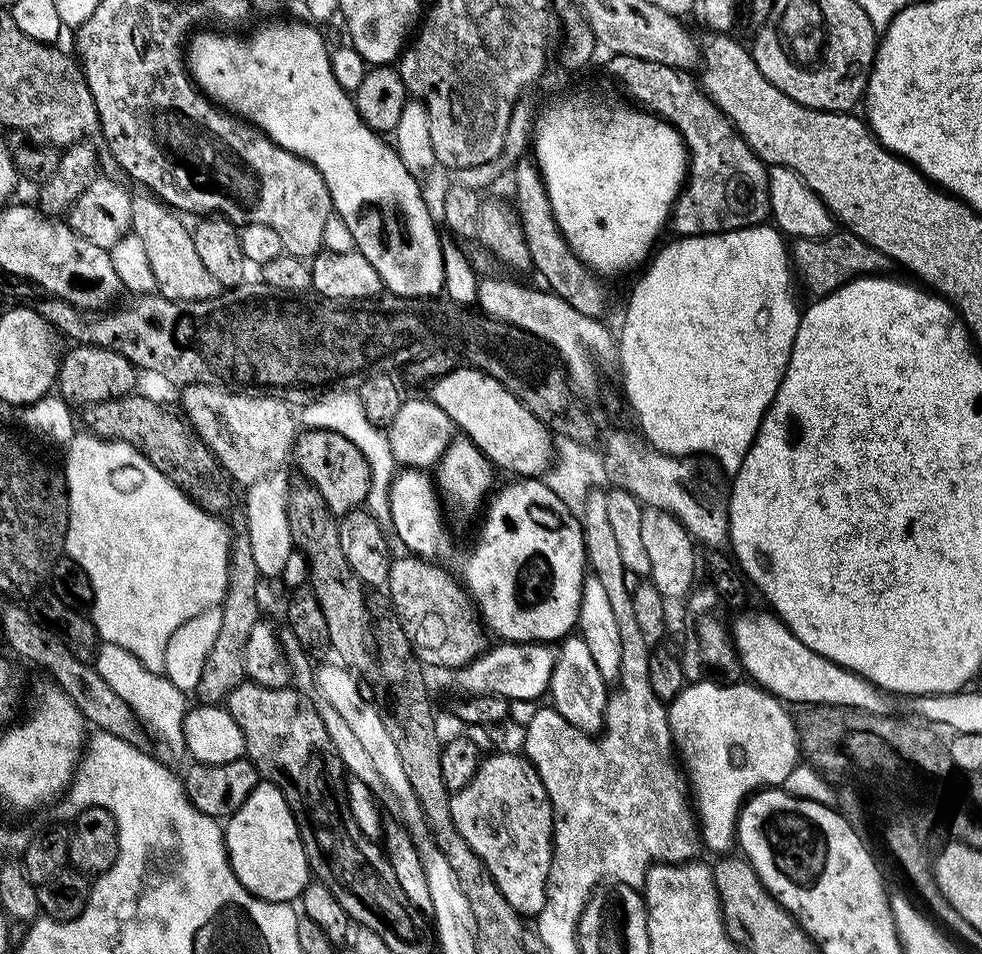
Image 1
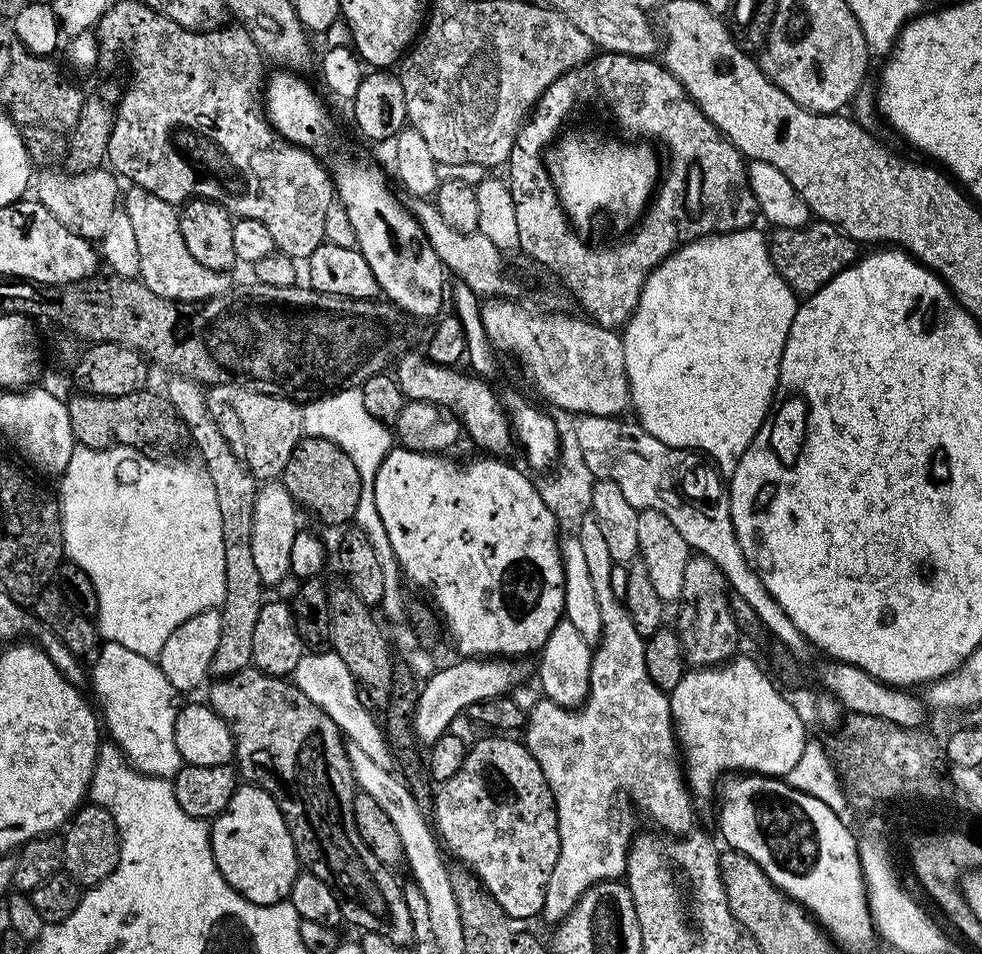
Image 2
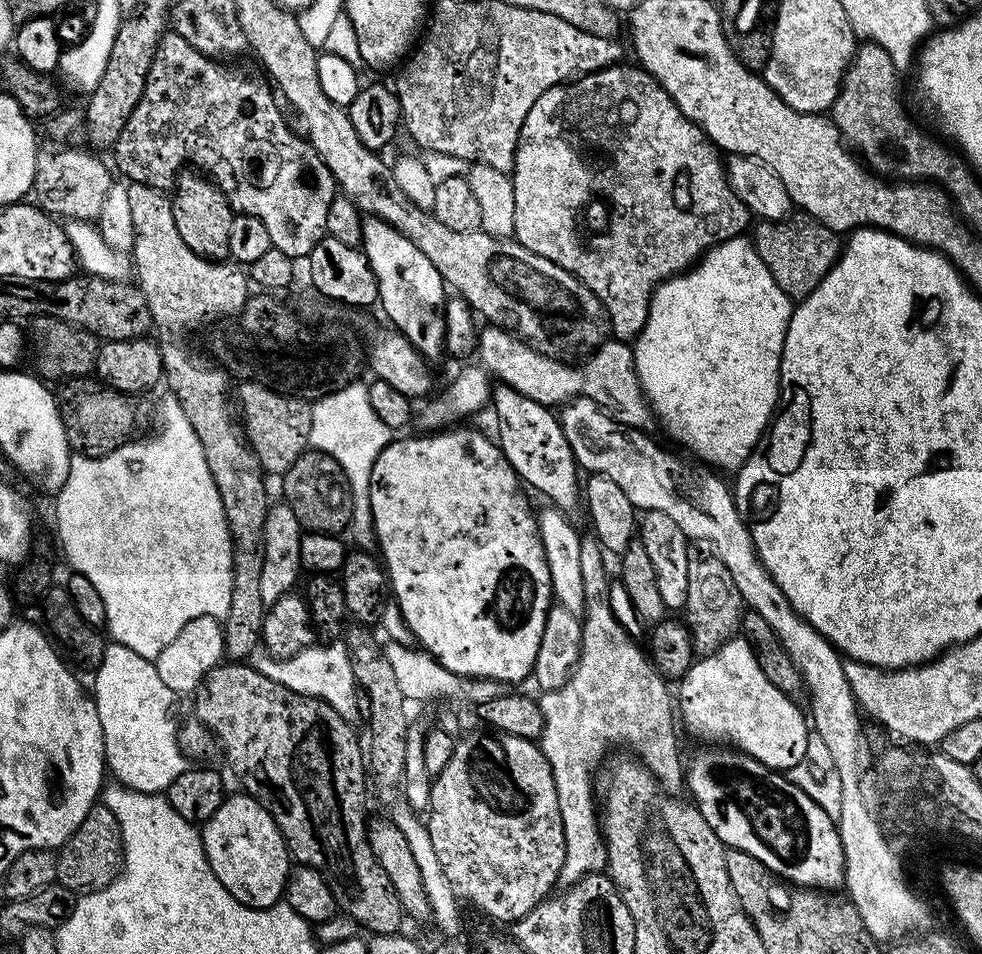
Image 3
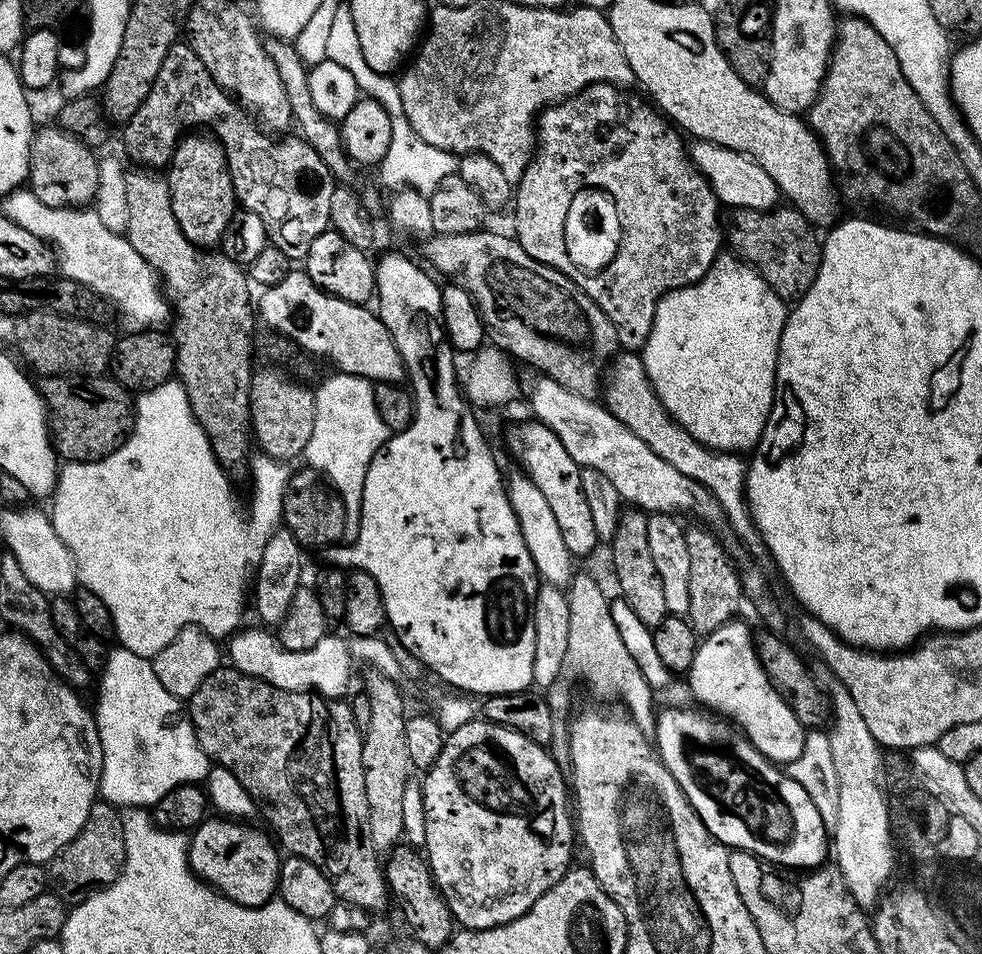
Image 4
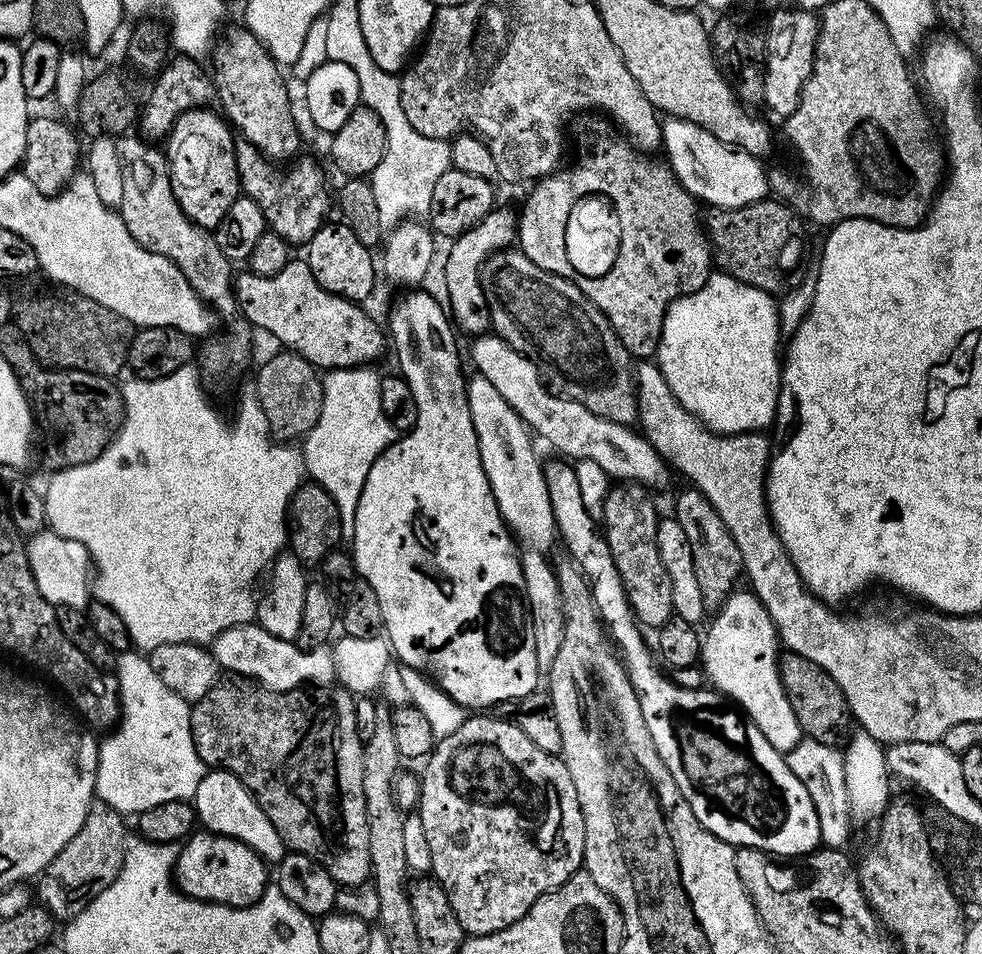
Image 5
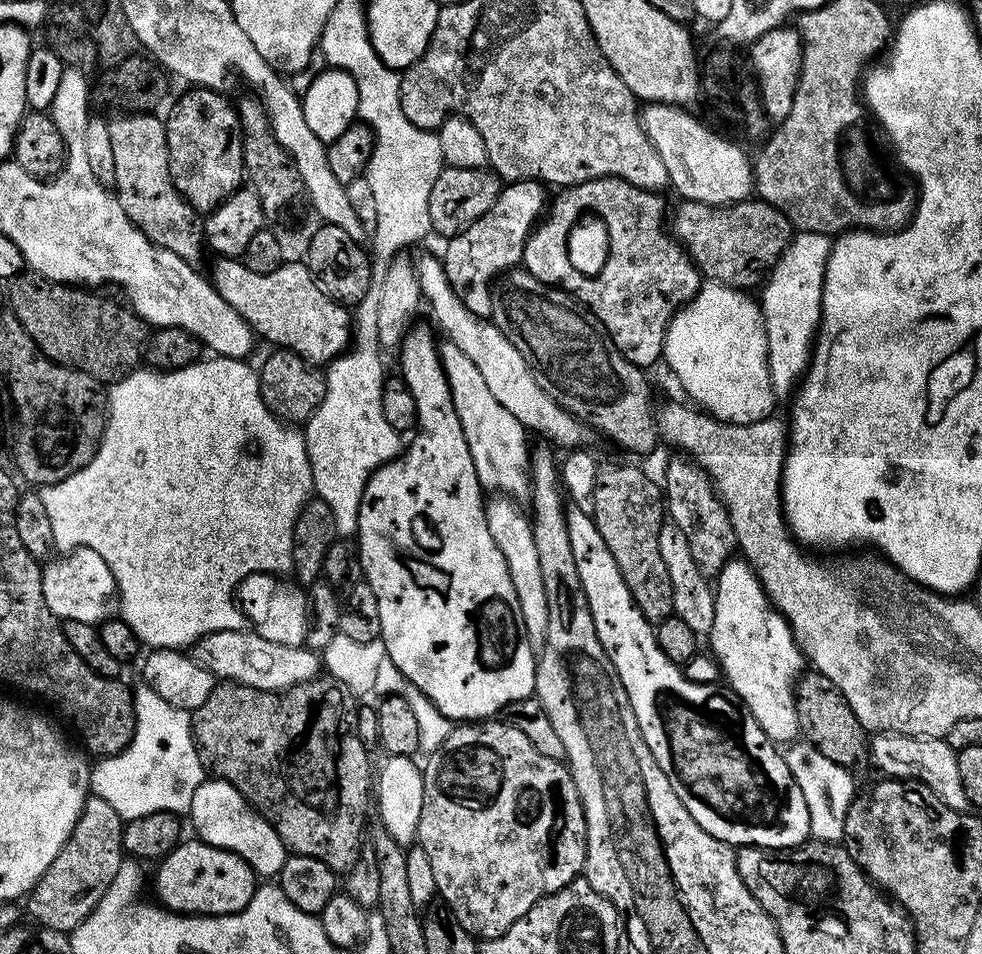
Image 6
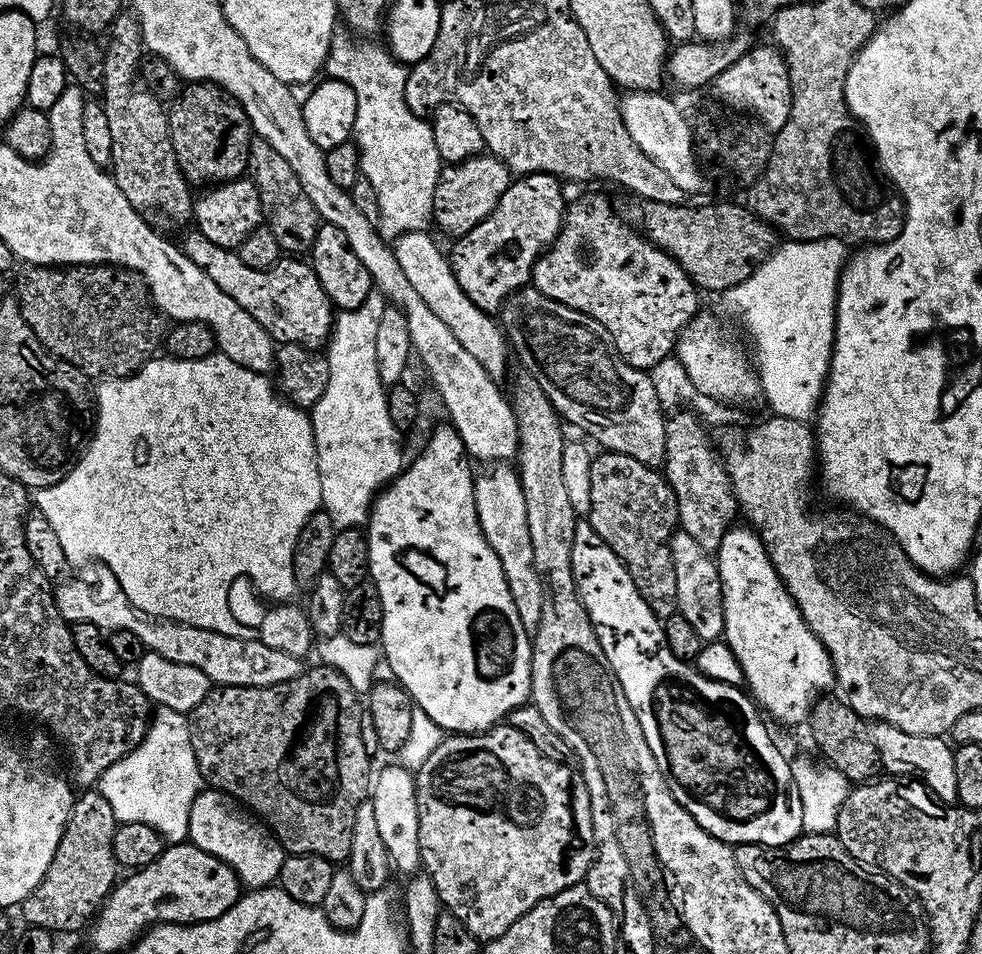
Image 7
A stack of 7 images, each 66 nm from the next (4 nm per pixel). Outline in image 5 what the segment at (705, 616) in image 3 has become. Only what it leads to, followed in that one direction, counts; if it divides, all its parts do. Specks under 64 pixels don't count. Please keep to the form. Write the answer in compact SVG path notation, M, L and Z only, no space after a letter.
M684 486L681 490L680 497L676 500L674 519L680 523L682 530L686 530L686 539L690 542L690 554L694 554L694 574L698 577L698 587L702 590L705 609L723 608L725 600L737 587L736 579L741 579L744 570L742 554L734 538L730 538L726 522L718 518L718 510L710 506L708 499L697 488L691 486Z

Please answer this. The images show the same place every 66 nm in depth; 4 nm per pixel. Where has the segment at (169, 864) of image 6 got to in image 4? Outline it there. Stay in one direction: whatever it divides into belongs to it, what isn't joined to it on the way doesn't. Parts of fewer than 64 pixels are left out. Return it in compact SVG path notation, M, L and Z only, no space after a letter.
M231 818L215 819L201 820L191 833L188 841L188 865L205 884L211 884L235 904L261 908L277 895L276 883L282 856L273 837L267 831L264 833L251 828L248 825L251 823L248 822Z

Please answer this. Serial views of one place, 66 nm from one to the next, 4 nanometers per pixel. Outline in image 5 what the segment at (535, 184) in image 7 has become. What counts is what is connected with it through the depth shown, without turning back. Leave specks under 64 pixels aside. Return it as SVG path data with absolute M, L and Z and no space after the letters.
M493 207L491 212L486 214L486 218L482 218L482 222L478 222L470 230L466 230L461 236L455 237L451 241L452 244L448 248L448 257L444 260L444 292L448 295L446 299L446 308L450 313L450 319L461 333L462 331L468 335L468 338L477 336L487 336L490 332L490 321L488 319L488 303L486 302L486 294L480 285L480 277L484 263L496 252L505 251L509 247L508 244L517 239L518 236L518 216L515 211L511 212L508 208Z

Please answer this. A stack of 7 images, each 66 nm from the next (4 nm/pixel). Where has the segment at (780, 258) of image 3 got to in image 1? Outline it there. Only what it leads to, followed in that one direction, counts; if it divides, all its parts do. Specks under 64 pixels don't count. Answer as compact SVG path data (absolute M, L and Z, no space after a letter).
M833 230L827 236L793 239L790 244L790 264L798 280L800 275L805 290L813 292L811 295L816 298L829 296L850 280L873 274L888 274L894 268L894 261L882 254L882 250L874 250L874 246L862 242L847 230Z

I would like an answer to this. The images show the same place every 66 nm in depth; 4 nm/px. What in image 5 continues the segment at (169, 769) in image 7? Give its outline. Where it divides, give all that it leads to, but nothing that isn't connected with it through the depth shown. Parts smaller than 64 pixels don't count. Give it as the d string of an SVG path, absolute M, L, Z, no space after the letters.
M139 651L119 653L114 665L114 675L116 689L120 692L120 719L105 735L109 736L99 741L95 795L121 814L139 814L154 806L162 806L162 802L191 801L198 790L198 782L202 782L206 766L200 761L200 755L194 746L189 701L174 694L174 690L170 690L170 686L166 686L166 682L162 682L162 678L154 674L154 666L150 666L148 656Z

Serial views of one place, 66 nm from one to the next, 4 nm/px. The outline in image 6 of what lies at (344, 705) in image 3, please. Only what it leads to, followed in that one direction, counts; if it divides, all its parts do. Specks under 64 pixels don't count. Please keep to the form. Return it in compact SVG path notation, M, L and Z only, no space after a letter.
M218 630L206 634L195 642L194 655L201 666L221 681L271 692L279 692L282 688L299 684L301 680L314 680L322 672L321 657L313 649L278 646L278 642L262 638L256 630Z

